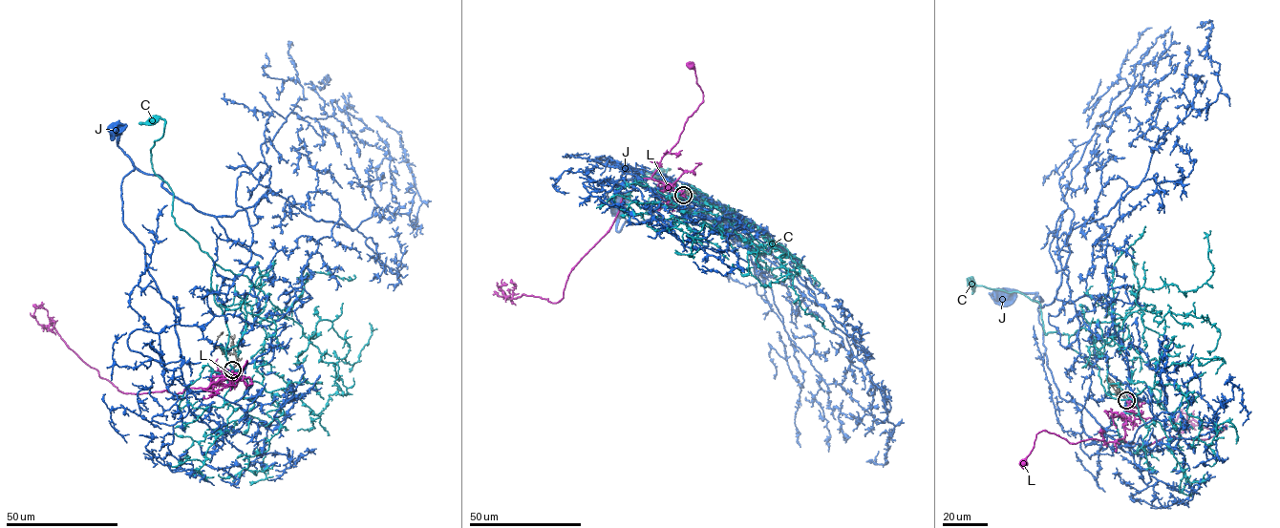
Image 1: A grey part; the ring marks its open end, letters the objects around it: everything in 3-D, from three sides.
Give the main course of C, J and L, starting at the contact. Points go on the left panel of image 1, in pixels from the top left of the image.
C: (233, 369), (215, 262), (178, 226), (172, 191), (153, 169), (164, 121), (153, 118)
J: (232, 369), (251, 381), (238, 400), (187, 390), (173, 308), (122, 221), (121, 183), (134, 168), (117, 131)
L: (233, 369), (232, 375), (224, 374), (203, 390), (213, 391), (236, 385), (246, 360), (242, 373), (236, 376)

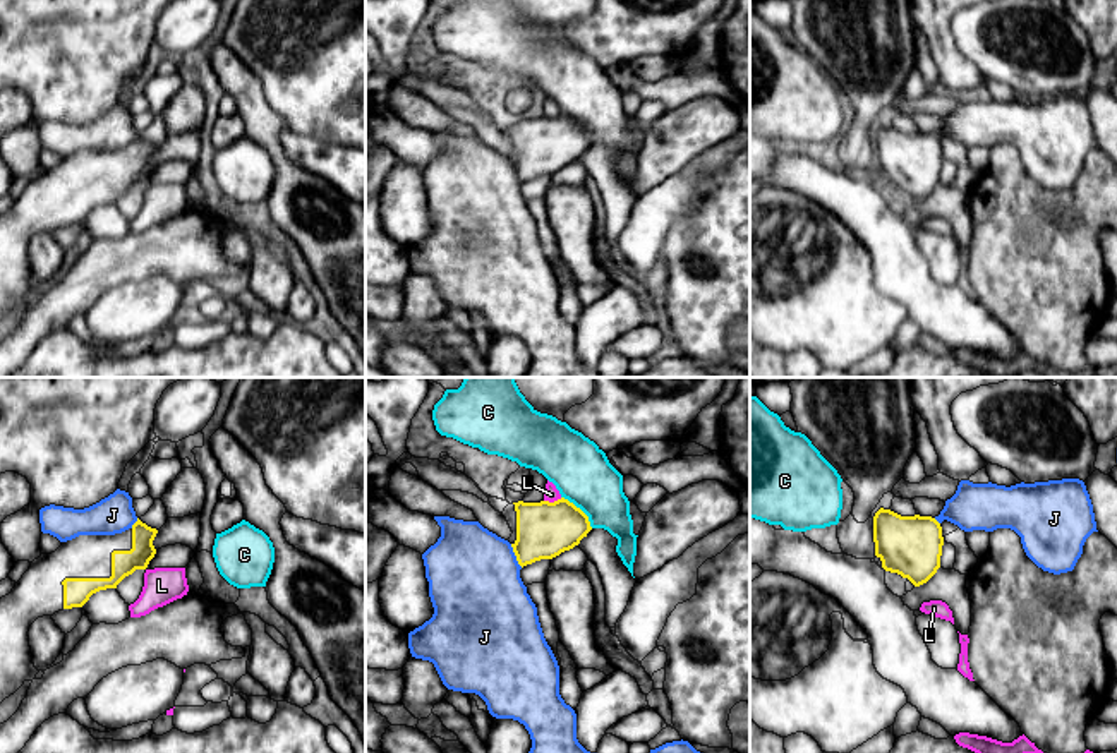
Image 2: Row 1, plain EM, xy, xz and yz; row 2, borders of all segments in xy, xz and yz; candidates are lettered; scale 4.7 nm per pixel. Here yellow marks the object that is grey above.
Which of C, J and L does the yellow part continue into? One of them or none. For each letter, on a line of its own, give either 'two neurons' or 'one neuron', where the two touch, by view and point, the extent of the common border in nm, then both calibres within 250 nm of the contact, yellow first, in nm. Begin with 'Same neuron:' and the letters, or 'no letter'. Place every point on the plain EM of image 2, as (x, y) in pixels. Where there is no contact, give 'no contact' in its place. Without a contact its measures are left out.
Same neuron: no letter
C: two neurons; contact xz (580, 126); length 220 nm; calibres 260 and 280 nm
J: two neurons; contact xz (515, 170); length 130 nm; calibres 260 and 440 nm
L: two neurons; contact xz (555, 117); length 90 nm; calibres 260 and 70 nm

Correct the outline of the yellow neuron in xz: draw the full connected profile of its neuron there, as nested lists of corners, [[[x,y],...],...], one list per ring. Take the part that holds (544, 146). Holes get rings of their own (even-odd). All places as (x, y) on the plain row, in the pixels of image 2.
[[[568,115],[554,118],[511,118],[504,123],[518,180],[552,175],[573,165],[592,146],[589,132]]]

